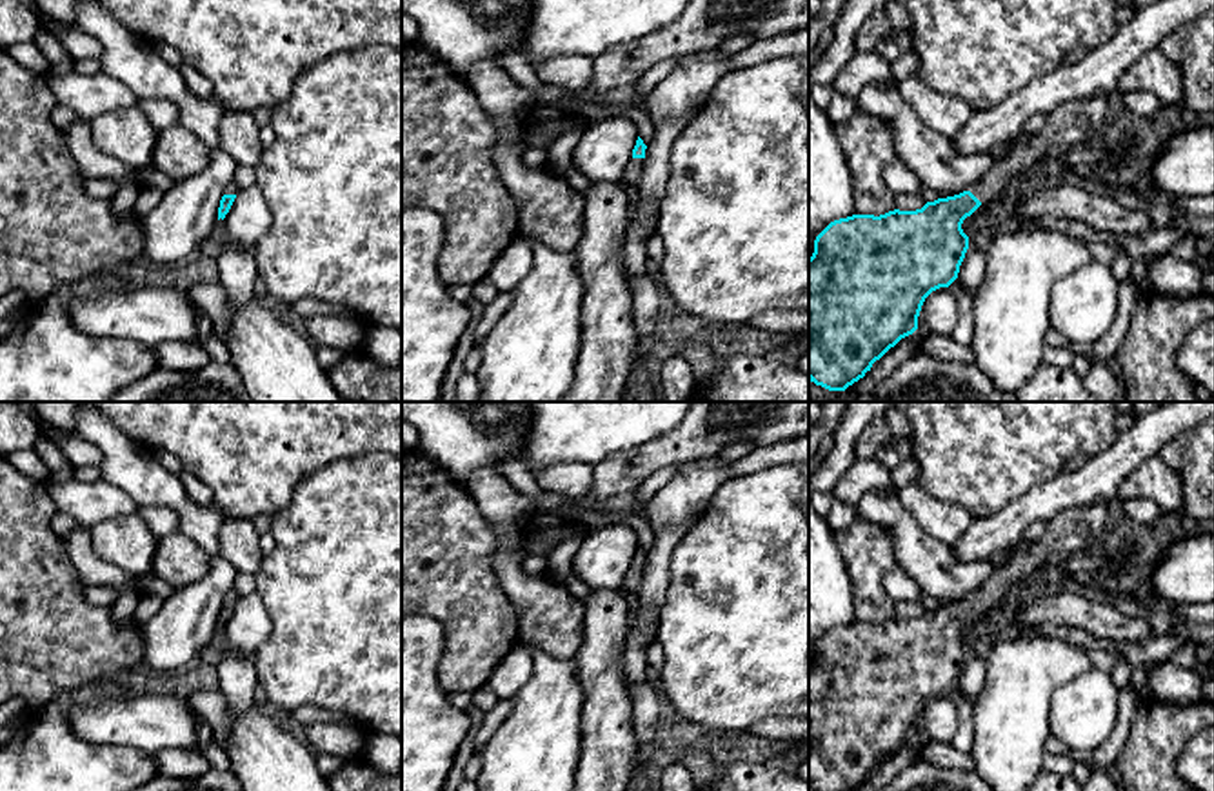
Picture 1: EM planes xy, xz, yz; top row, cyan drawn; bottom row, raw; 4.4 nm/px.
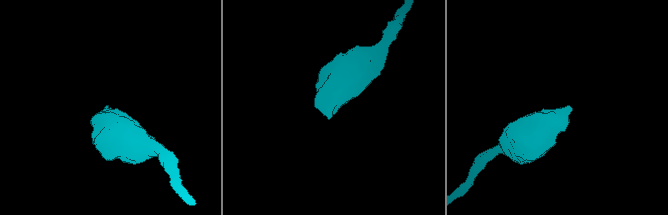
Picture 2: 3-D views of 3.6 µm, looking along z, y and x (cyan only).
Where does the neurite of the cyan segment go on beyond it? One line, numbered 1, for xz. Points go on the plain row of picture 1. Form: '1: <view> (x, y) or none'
1: xz (631, 584)

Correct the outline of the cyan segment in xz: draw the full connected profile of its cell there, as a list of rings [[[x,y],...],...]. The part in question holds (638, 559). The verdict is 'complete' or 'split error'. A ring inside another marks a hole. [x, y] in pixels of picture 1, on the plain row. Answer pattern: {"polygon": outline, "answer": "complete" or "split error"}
{"polygon": [[[638,544],[636,553],[632,556],[632,566],[623,580],[623,593],[636,595],[640,589],[642,575],[643,575],[643,566],[645,566],[645,556],[647,553],[643,547]]], "answer": "split error"}

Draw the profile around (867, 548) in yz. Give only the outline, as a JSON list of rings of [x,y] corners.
[[[856,518],[836,533],[836,540],[854,586],[856,622],[894,618],[896,600],[883,587],[885,575],[898,567],[891,533],[880,524]]]

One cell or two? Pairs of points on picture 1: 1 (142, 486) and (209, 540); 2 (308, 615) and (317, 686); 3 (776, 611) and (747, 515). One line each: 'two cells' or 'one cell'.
1: one cell
2: one cell
3: one cell

